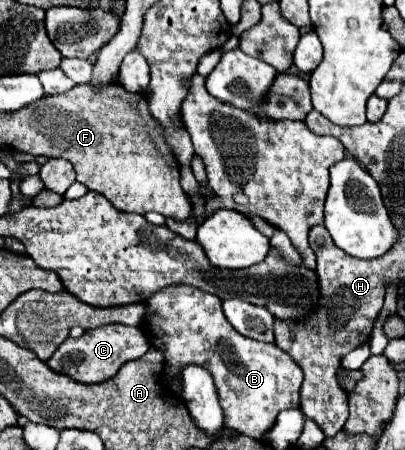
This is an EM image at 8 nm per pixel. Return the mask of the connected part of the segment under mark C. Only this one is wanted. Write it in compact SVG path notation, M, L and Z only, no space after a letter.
M108 324L94 330L86 330L80 338L68 338L60 344L54 356L46 362L54 372L66 374L82 384L100 384L116 376L120 366L130 360L142 358L150 350L150 342L140 328L124 326L124 324Z

